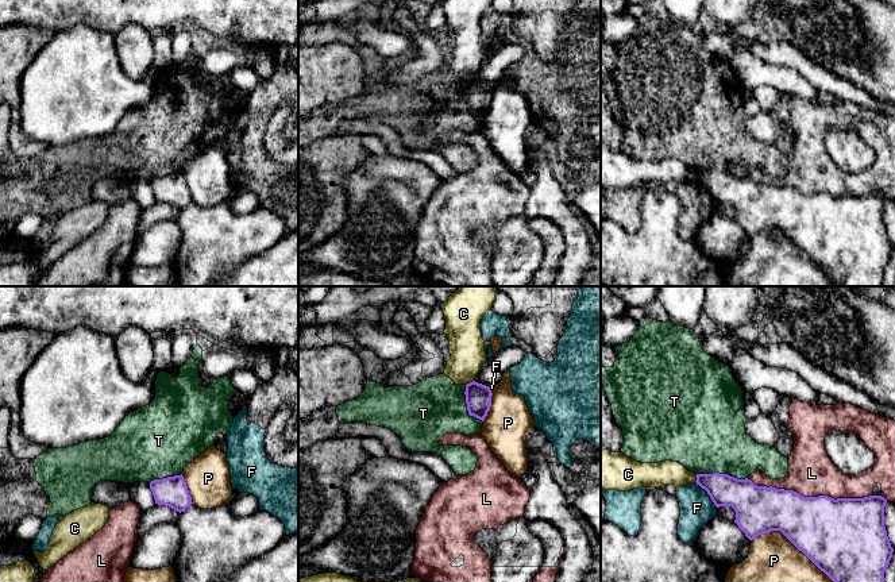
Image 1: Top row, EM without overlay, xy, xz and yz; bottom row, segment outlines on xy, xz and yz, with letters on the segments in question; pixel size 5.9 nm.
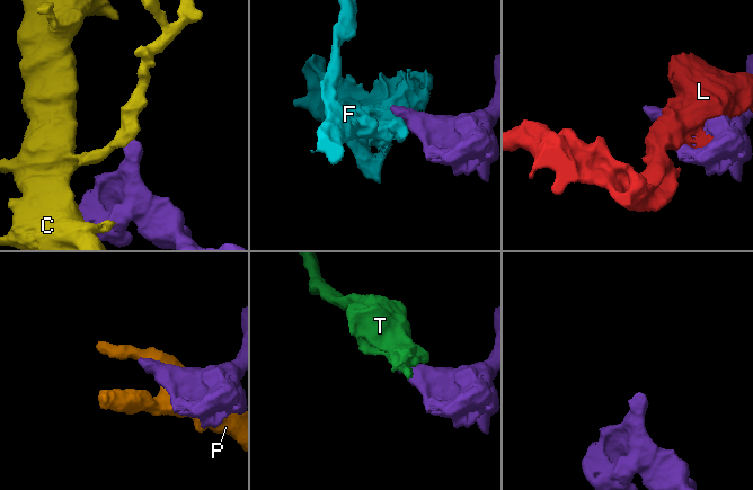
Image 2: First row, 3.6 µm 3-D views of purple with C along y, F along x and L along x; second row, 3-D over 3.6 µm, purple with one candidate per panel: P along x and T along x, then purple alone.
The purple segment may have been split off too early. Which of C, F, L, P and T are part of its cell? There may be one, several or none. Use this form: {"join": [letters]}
{"join": []}

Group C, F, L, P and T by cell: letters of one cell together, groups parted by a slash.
C / F / L / P / T

